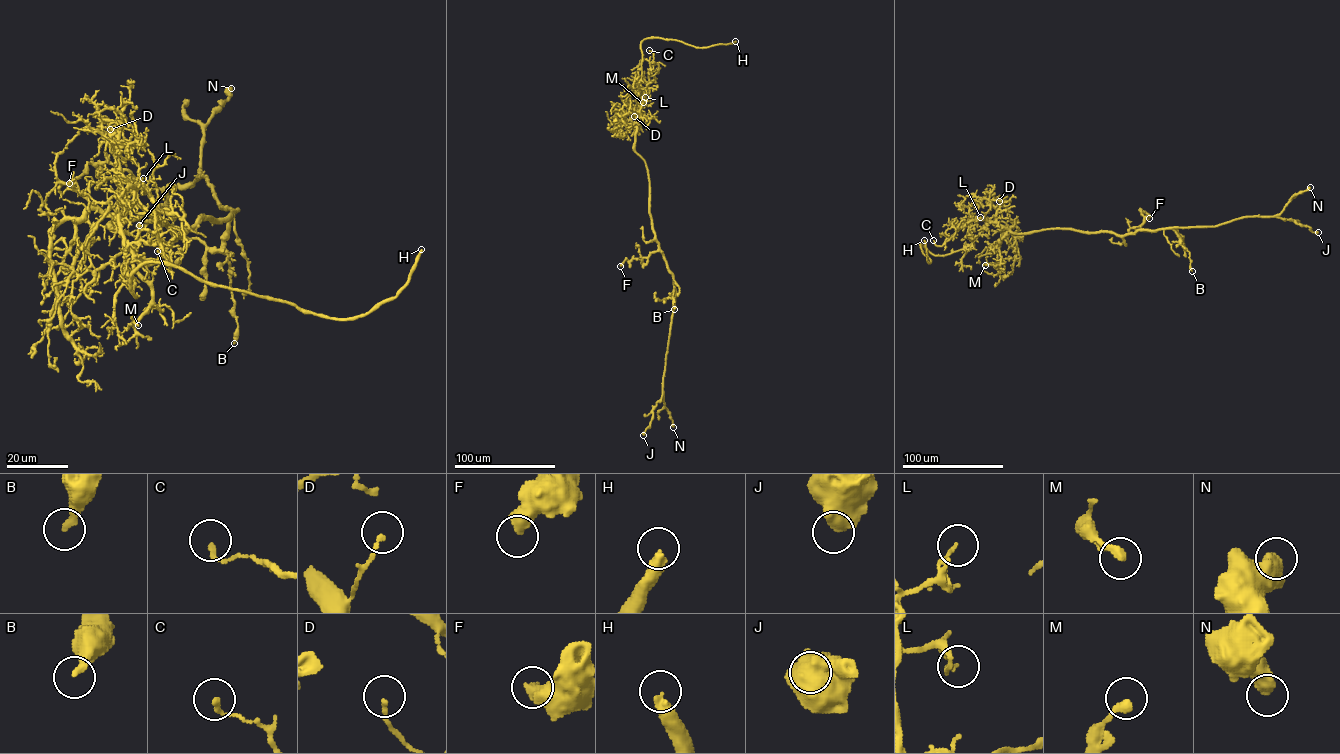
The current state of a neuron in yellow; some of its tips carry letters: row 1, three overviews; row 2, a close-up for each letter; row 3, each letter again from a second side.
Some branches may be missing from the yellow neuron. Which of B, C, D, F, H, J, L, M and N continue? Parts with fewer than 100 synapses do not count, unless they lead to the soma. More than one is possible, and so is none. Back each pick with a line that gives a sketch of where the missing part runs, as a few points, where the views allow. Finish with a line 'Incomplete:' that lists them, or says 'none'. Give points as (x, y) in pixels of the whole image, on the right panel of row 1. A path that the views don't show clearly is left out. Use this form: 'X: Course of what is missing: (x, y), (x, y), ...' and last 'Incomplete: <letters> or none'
Incomplete: H

